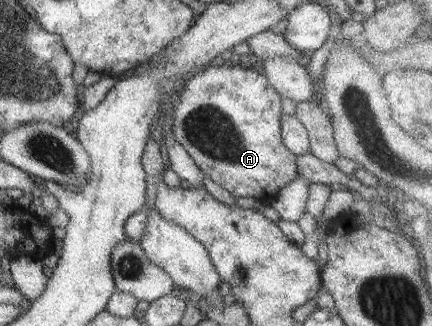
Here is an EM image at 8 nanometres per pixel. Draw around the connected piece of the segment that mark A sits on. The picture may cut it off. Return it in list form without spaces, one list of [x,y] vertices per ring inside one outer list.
[[[215,62],[185,80],[184,90],[177,98],[172,114],[172,136],[202,174],[232,197],[252,197],[268,202],[297,176],[296,157],[281,142],[281,113],[280,97],[264,75],[250,66]]]

